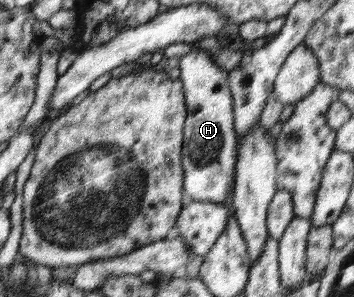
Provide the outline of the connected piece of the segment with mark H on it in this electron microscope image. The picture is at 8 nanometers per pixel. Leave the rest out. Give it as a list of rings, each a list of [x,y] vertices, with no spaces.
[[[194,51],[179,57],[179,80],[186,92],[187,118],[183,130],[183,165],[185,190],[198,202],[209,200],[224,204],[235,182],[238,136],[235,132],[234,95],[228,86],[230,75],[213,61],[211,54]]]

